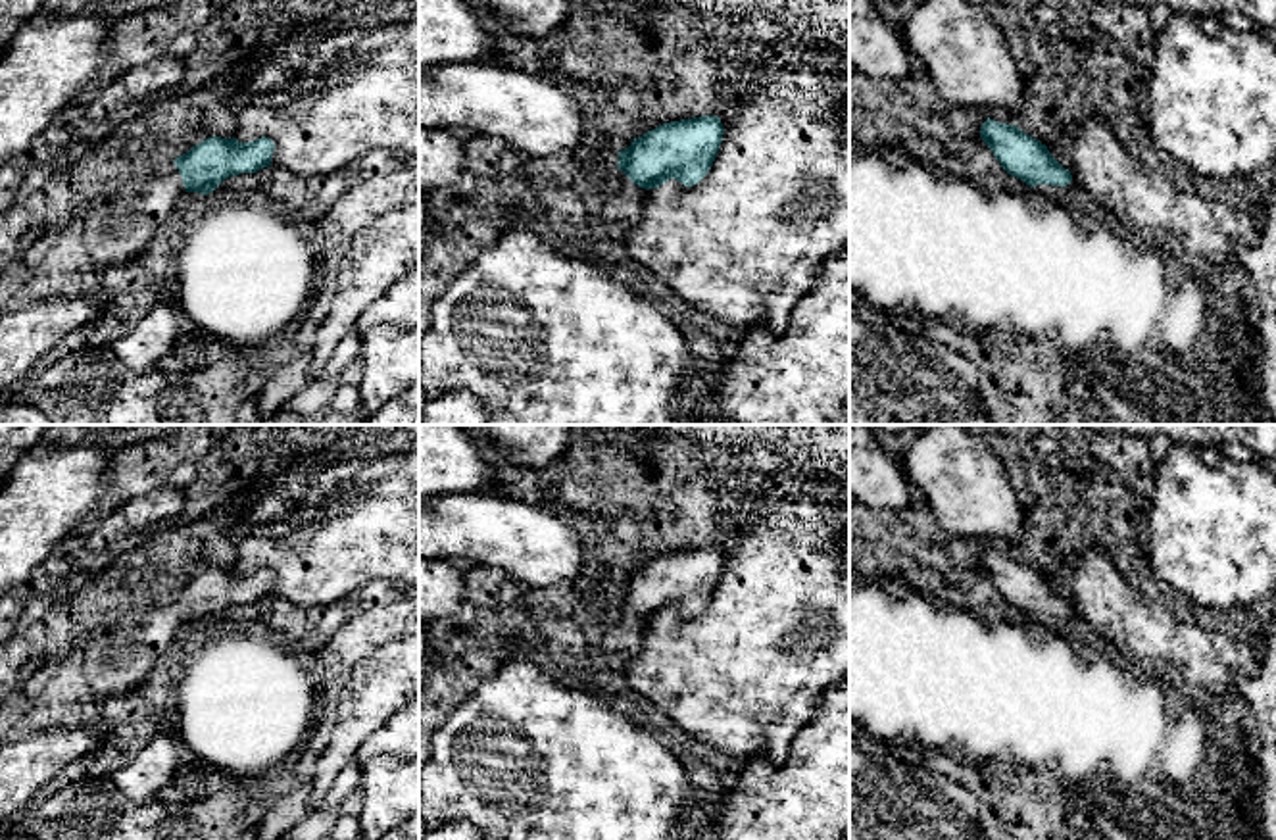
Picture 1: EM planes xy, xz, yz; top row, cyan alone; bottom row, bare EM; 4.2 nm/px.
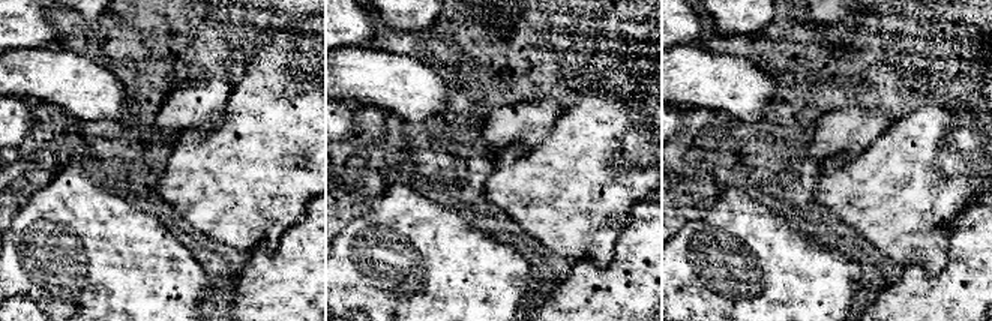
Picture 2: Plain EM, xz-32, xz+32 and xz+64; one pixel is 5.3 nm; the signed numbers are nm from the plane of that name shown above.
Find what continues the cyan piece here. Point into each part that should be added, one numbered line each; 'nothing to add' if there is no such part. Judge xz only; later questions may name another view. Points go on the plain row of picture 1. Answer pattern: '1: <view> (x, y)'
nothing to add

